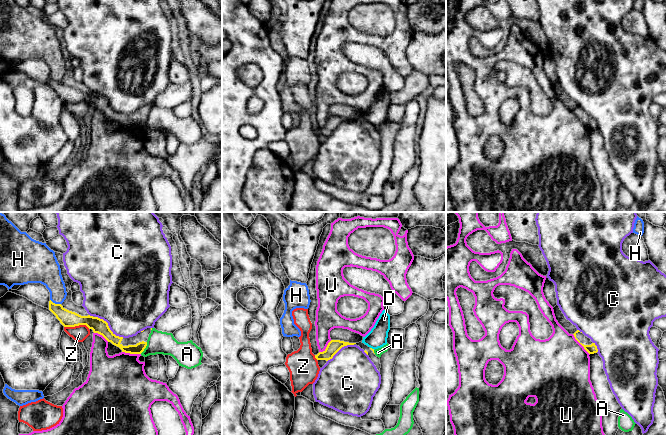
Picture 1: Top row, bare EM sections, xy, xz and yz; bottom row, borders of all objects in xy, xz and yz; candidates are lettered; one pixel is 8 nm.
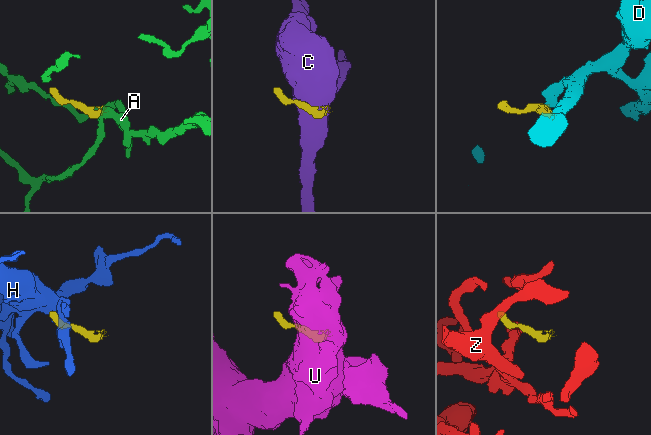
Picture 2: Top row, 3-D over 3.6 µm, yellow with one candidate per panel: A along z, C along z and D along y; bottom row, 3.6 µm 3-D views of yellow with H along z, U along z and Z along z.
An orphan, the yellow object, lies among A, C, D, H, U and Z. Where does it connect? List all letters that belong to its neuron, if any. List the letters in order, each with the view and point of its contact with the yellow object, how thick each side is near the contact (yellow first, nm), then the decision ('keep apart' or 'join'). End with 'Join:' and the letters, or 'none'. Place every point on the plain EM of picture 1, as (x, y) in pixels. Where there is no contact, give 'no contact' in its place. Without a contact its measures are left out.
A: meets yellow in xy at (144, 124); 80 nm thick on the yellow side, 180 nm on the other; keep apart
C: meets yellow in xy at (108, 103); 120 nm thick on the yellow side, 460 nm on the other; keep apart
D: meets yellow in xz at (371, 124); 20 nm thick on the yellow side, 160 nm on the other; keep apart
H: meets yellow in xy at (54, 79); 130 nm thick on the yellow side, 200 nm on the other; keep apart
U: meets yellow in yz at (580, 119); 80 nm thick on the yellow side, 480 nm on the other; keep apart
Z: meets yellow in xy at (77, 101); 130 nm thick on the yellow side, 130 nm on the other; keep apart
Join: none

